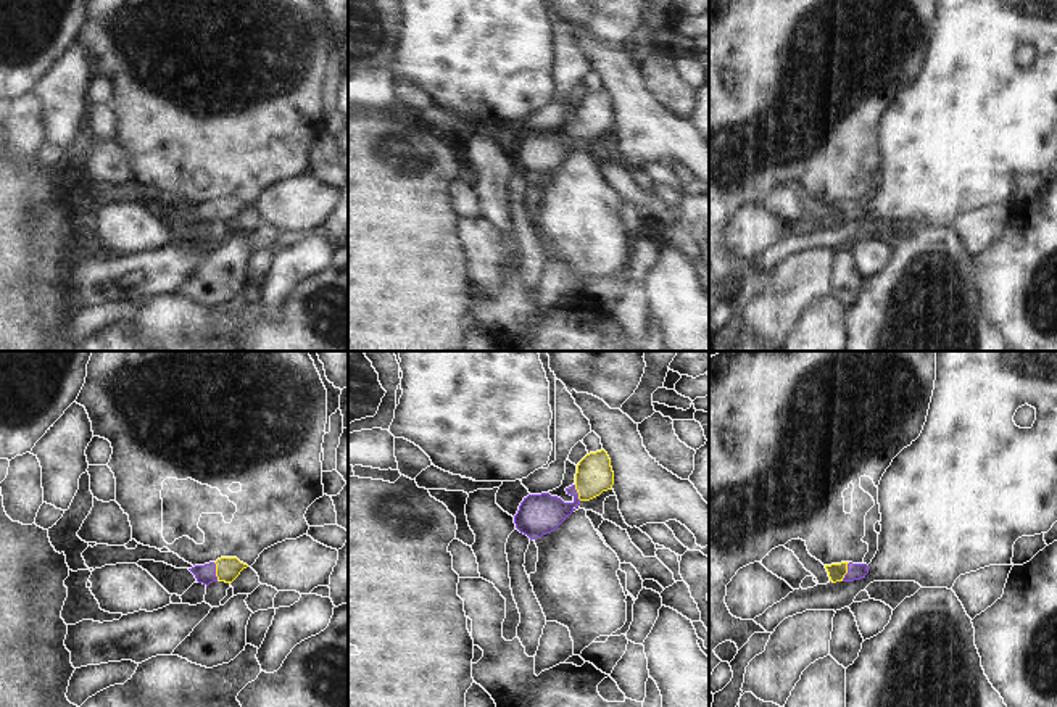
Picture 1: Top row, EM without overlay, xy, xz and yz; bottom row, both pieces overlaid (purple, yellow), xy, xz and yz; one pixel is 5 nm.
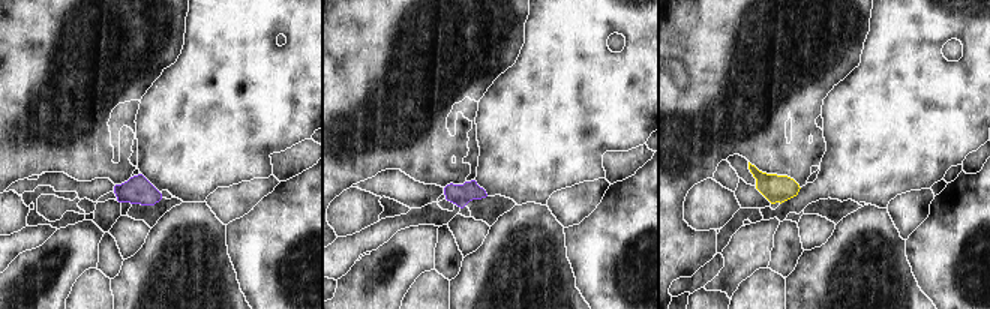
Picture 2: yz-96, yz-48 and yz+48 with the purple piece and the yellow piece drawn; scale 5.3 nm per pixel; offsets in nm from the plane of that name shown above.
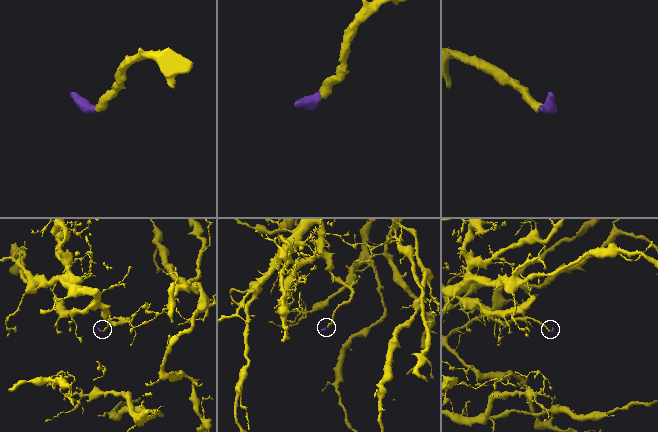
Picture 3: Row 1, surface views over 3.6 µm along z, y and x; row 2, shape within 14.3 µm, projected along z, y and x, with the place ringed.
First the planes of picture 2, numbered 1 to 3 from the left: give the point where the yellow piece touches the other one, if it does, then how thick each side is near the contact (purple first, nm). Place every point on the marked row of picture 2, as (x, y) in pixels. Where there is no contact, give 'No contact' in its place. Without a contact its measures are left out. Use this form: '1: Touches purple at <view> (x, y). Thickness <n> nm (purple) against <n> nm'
1: No contact
2: No contact
3: No contact.

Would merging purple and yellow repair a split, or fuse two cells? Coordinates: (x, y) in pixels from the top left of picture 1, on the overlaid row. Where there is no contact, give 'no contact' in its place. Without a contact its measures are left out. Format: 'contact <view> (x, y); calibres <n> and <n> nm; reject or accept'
contact yz (848, 572); calibres 80 and 90 nm; accept

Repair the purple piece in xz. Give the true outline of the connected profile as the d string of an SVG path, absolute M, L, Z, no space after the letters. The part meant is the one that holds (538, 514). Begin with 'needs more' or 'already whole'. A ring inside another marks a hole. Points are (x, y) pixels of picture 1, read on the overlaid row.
needs more; M604 449L587 454L577 465L575 483L566 488L574 498L564 502L549 493L528 494L514 515L516 528L530 540L554 531L582 501L590 501L614 485L611 459Z

